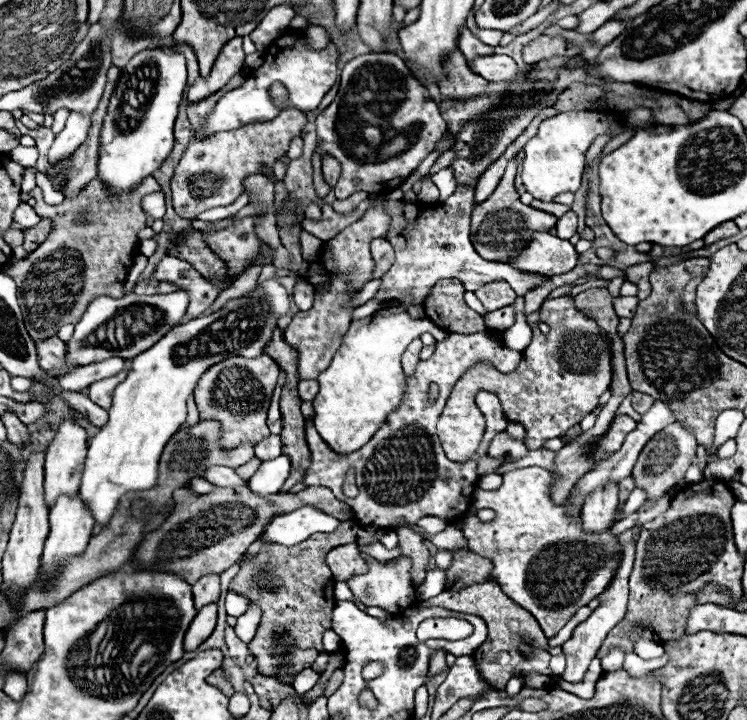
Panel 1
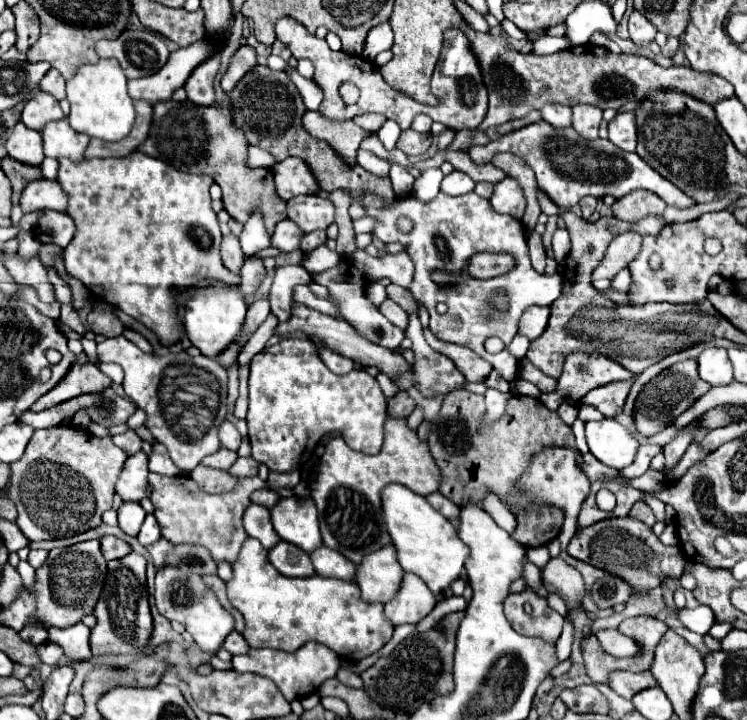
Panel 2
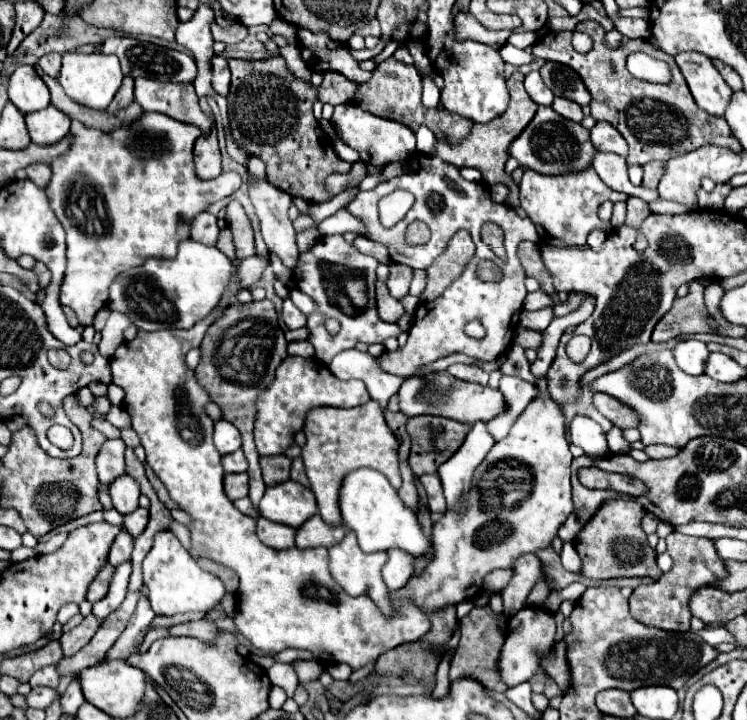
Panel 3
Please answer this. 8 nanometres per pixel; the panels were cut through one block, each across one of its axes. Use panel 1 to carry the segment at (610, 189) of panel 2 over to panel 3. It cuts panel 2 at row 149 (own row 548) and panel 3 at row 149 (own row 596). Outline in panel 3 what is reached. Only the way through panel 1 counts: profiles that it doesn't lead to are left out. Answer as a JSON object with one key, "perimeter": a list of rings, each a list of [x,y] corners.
{"perimeter":[[[540,106],[522,136],[510,146],[510,156],[514,156],[520,166],[528,166],[540,174],[566,174],[584,170],[590,166],[594,152],[596,148],[590,142],[590,130],[578,122],[560,118],[560,114],[556,114],[550,106]]]}

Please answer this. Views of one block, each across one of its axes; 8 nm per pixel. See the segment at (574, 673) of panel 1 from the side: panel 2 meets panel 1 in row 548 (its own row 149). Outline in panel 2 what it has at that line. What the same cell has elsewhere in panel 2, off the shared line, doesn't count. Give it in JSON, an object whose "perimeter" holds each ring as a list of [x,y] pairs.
{"perimeter":[[[620,112],[616,118],[608,124],[608,138],[612,144],[626,152],[636,150],[636,120],[634,112]]]}

